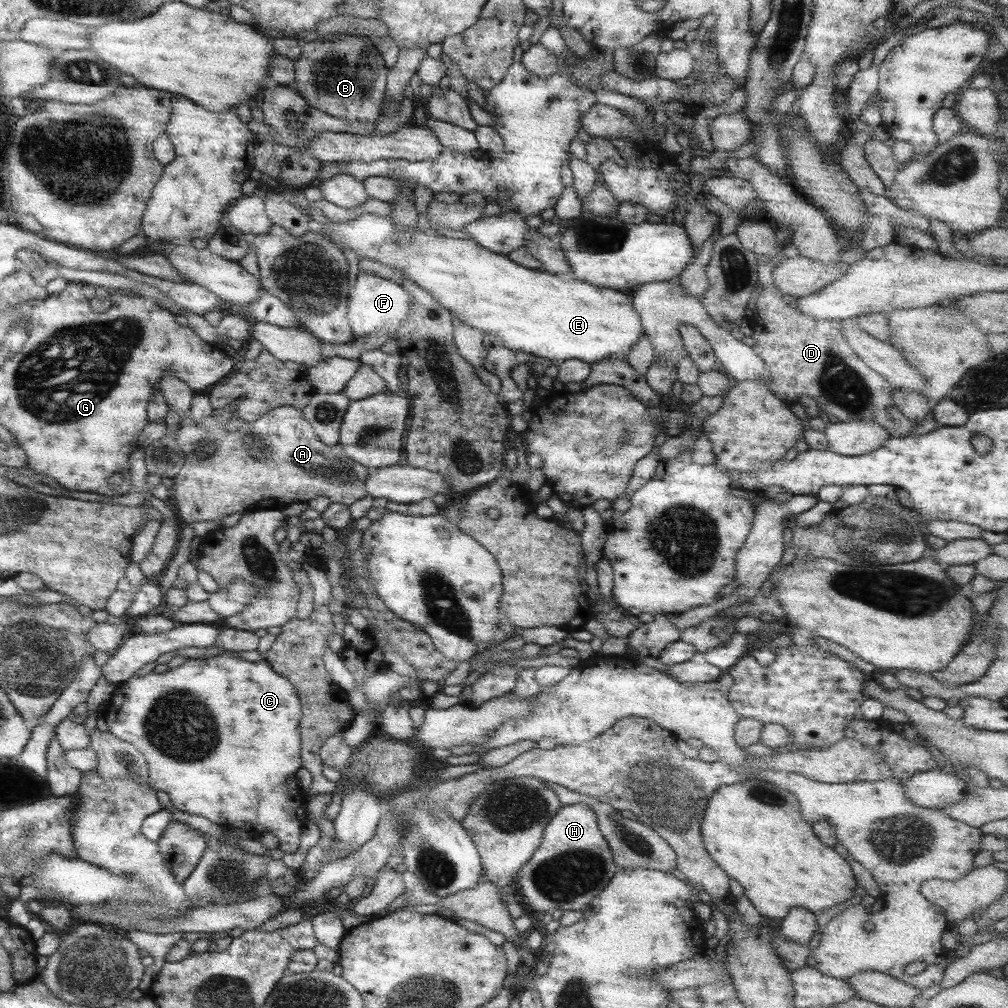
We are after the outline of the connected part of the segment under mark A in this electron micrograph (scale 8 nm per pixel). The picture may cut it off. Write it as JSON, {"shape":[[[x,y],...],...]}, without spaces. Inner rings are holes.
{"shape":[[[281,406],[276,409],[269,410],[268,413],[263,414],[254,422],[244,422],[240,418],[231,418],[230,420],[220,422],[217,418],[214,418],[213,415],[207,416],[202,422],[196,422],[191,418],[187,418],[187,420],[182,420],[178,425],[178,431],[176,431],[176,435],[173,437],[186,454],[186,463],[173,478],[174,485],[171,491],[171,500],[176,503],[176,510],[178,510],[177,517],[182,518],[184,524],[209,521],[216,522],[218,519],[223,519],[225,516],[230,516],[236,513],[244,514],[260,510],[282,510],[293,502],[306,503],[316,497],[326,497],[329,498],[332,503],[348,506],[367,495],[365,482],[369,477],[368,469],[365,466],[350,460],[350,458],[344,454],[344,451],[339,444],[324,444],[324,442],[318,438],[318,435],[315,434],[313,426],[303,417],[303,412],[294,407]]]}

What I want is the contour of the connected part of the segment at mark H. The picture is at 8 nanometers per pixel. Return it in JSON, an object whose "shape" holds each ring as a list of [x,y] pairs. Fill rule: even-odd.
{"shape":[[[590,805],[561,806],[545,826],[538,848],[518,871],[524,902],[549,916],[554,910],[585,911],[619,868]]]}

